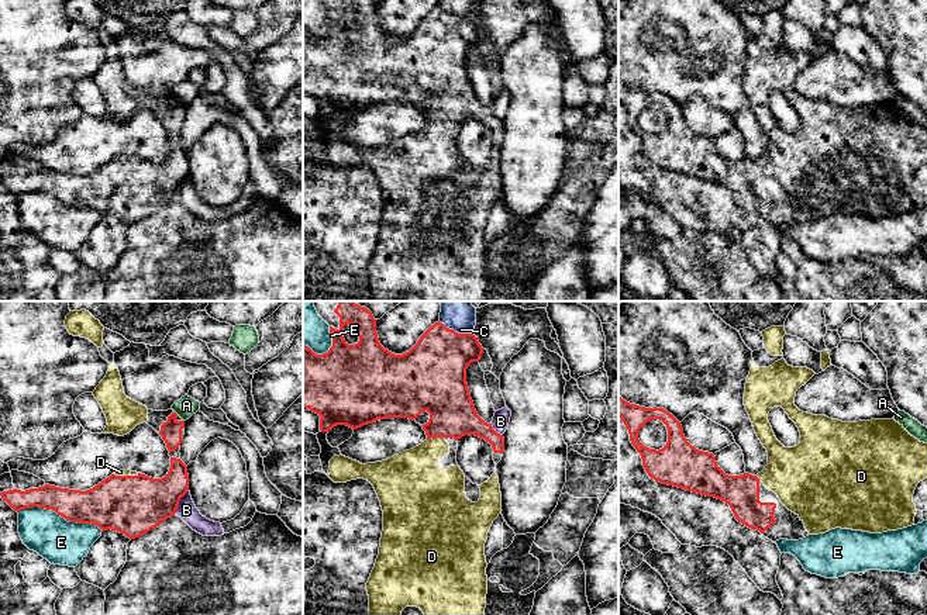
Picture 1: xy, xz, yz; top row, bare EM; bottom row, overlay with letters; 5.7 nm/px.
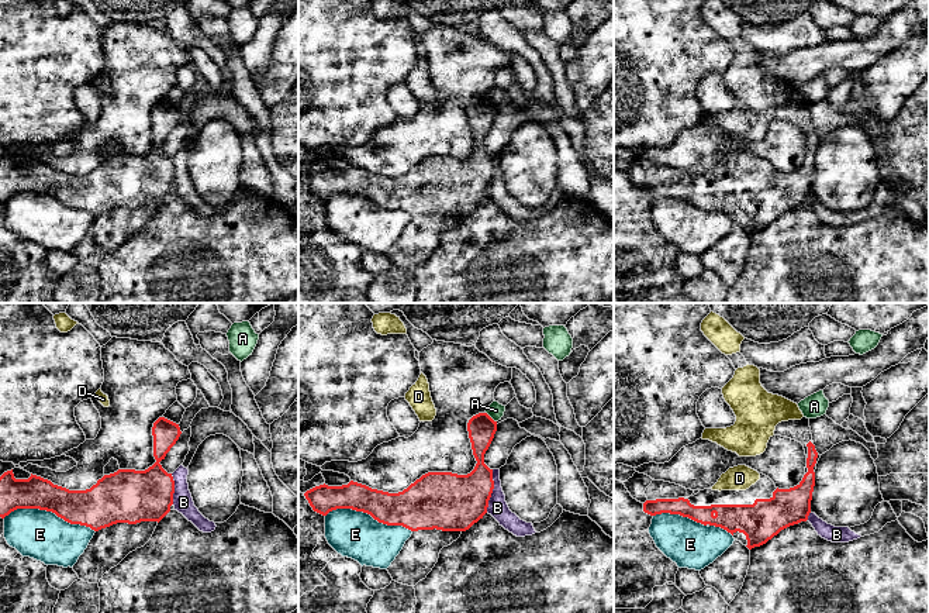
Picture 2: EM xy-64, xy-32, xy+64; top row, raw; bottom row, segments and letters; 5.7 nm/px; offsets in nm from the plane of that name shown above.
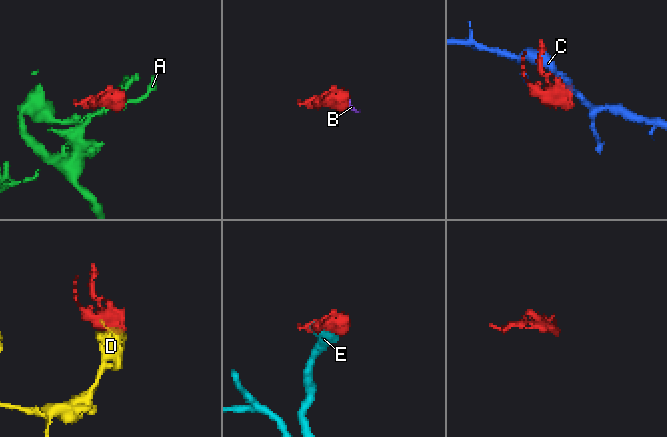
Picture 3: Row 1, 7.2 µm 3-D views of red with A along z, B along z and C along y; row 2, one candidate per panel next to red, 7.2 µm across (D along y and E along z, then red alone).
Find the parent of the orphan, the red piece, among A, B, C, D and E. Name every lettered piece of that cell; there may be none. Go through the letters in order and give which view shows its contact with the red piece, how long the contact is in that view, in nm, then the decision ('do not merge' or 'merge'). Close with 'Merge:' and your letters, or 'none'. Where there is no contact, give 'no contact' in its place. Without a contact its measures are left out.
A: no contact; do not merge
B: meets red in xy; contact 160 nm long; do not merge
C: meets red in xz; contact 220 nm long; do not merge
D: meets red in xz; contact 100 nm long; merge
E: meets red in xy; contact 500 nm long; do not merge
Merge: D

